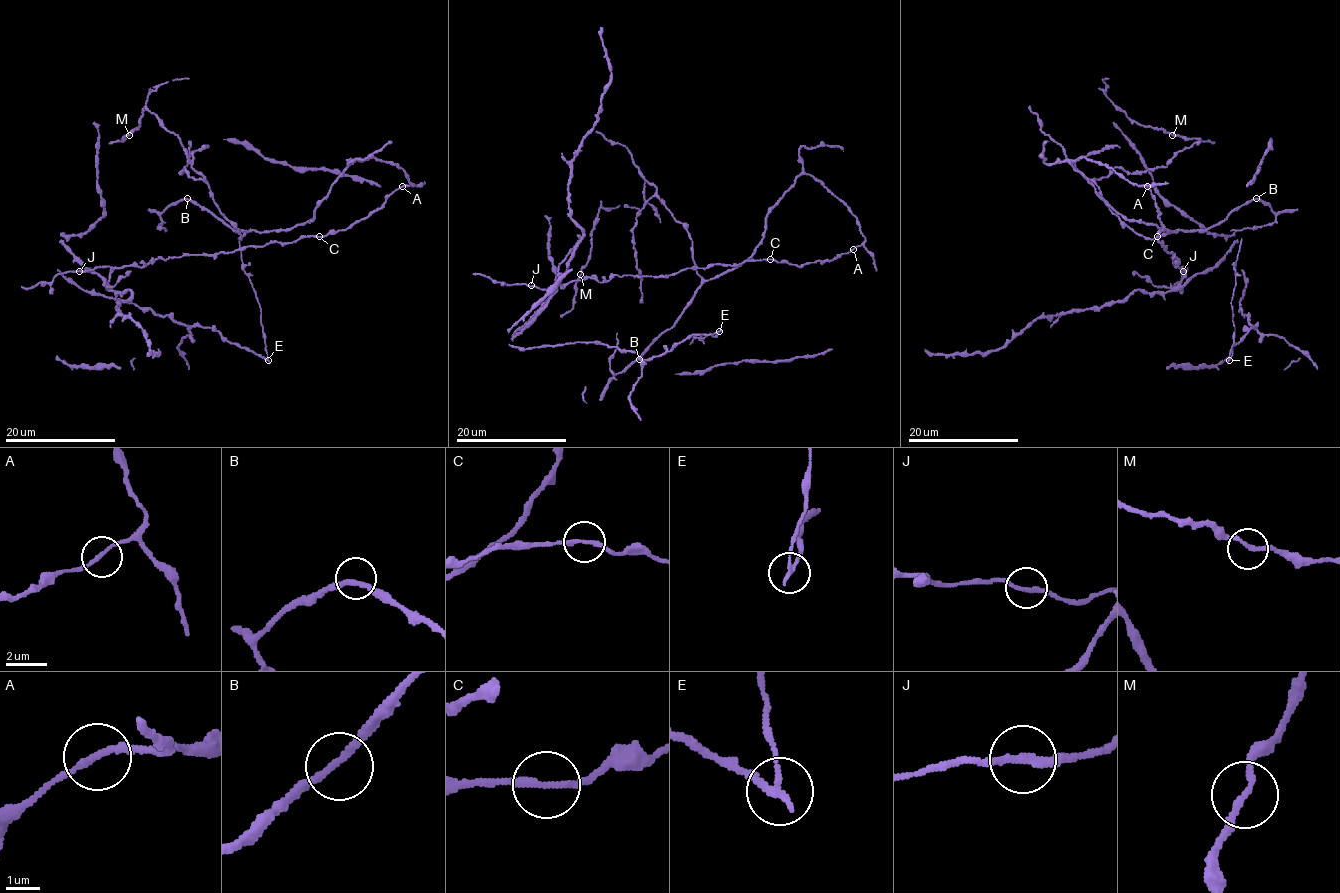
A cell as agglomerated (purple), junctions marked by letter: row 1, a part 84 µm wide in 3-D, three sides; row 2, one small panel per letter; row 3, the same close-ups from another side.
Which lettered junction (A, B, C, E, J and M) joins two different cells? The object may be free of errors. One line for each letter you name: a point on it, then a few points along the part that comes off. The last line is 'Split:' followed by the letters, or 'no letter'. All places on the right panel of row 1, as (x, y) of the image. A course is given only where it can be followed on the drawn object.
E: at (1229, 360); foreign part runs (1229, 359), (1234, 332), (1231, 301), (1241, 238)
Split: E

